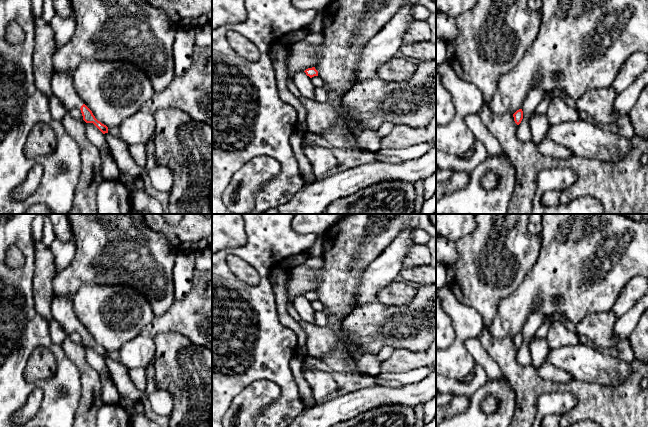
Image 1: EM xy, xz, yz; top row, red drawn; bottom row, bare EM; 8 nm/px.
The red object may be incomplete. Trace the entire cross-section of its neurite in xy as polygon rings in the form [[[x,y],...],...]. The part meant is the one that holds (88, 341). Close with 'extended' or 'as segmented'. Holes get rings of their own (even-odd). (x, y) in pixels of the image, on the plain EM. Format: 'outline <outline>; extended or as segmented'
outline [[[56,297],[51,304],[51,313],[53,319],[62,327],[66,335],[69,336],[73,332],[80,333],[86,347],[93,347],[103,358],[108,357],[108,351],[95,342],[92,335],[76,317],[72,299]]]; extended

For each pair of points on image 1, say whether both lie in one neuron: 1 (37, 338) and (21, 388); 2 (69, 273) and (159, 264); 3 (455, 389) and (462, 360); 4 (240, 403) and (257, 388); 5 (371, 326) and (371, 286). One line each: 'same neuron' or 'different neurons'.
1: same neuron
2: same neuron
3: different neurons
4: same neuron
5: different neurons

